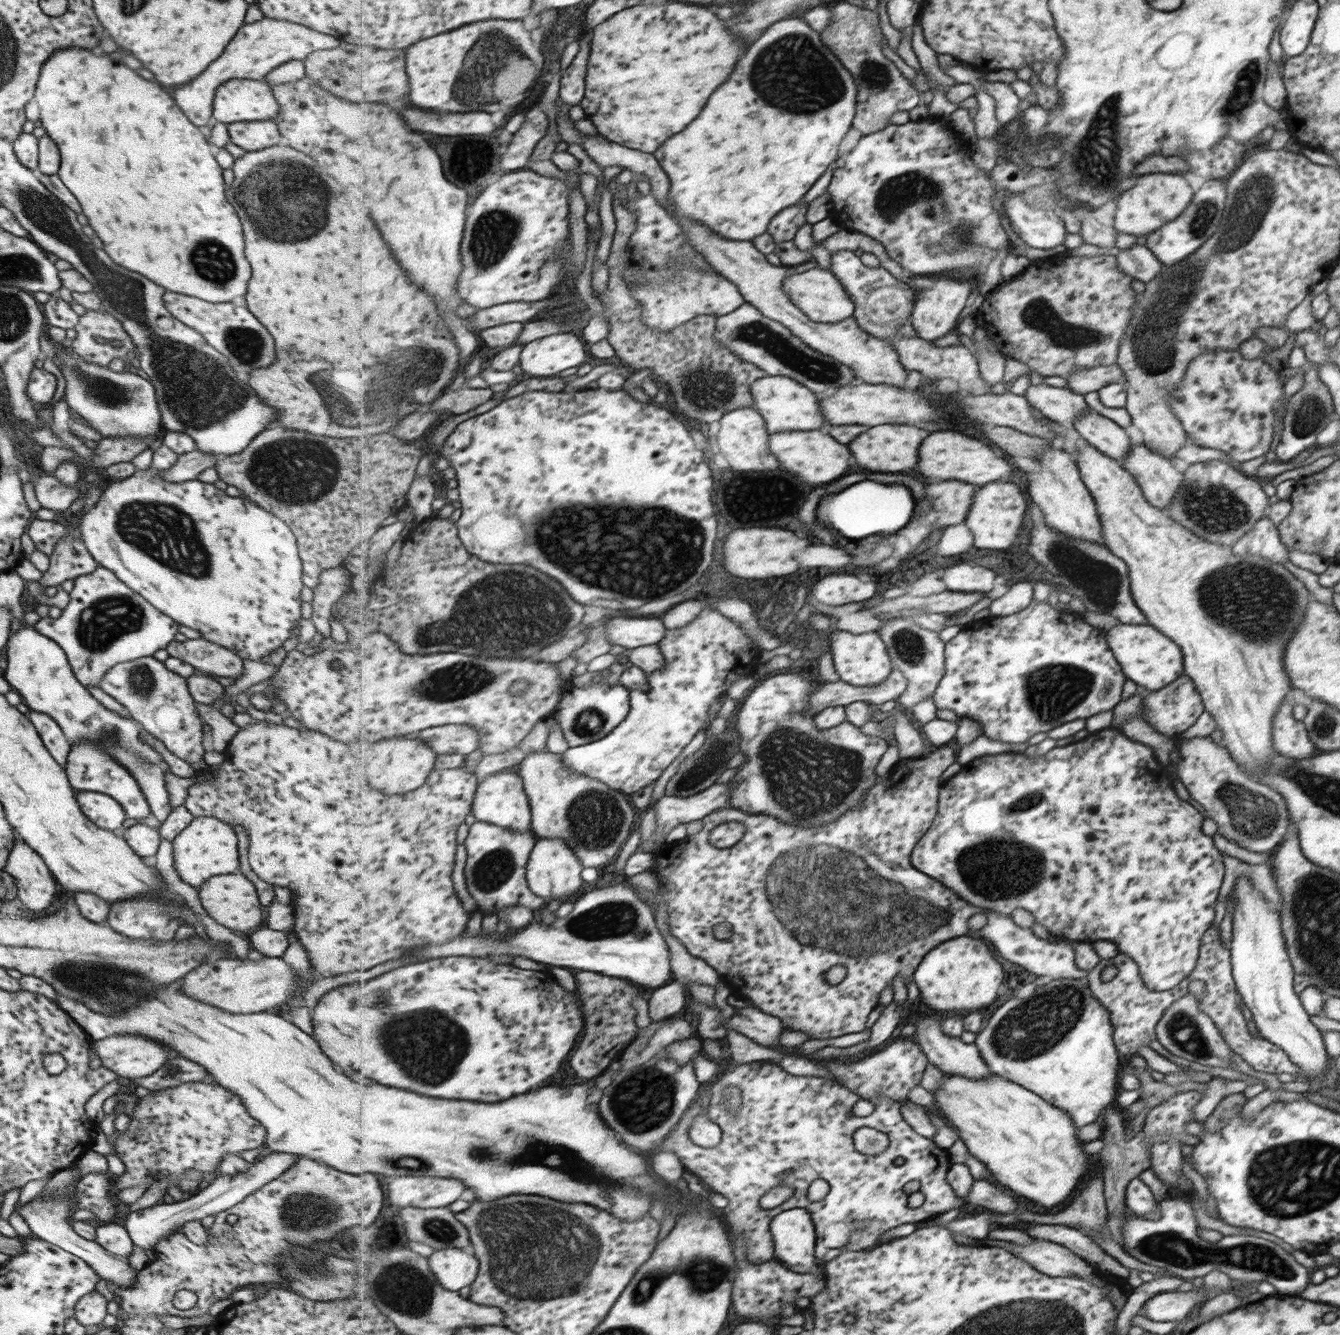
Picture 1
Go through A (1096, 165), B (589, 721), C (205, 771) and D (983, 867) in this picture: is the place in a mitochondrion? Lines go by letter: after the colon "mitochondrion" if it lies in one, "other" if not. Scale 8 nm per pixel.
A: mitochondrion
B: mitochondrion
C: other
D: mitochondrion

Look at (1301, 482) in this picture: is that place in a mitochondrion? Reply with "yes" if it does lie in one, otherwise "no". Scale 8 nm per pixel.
no

